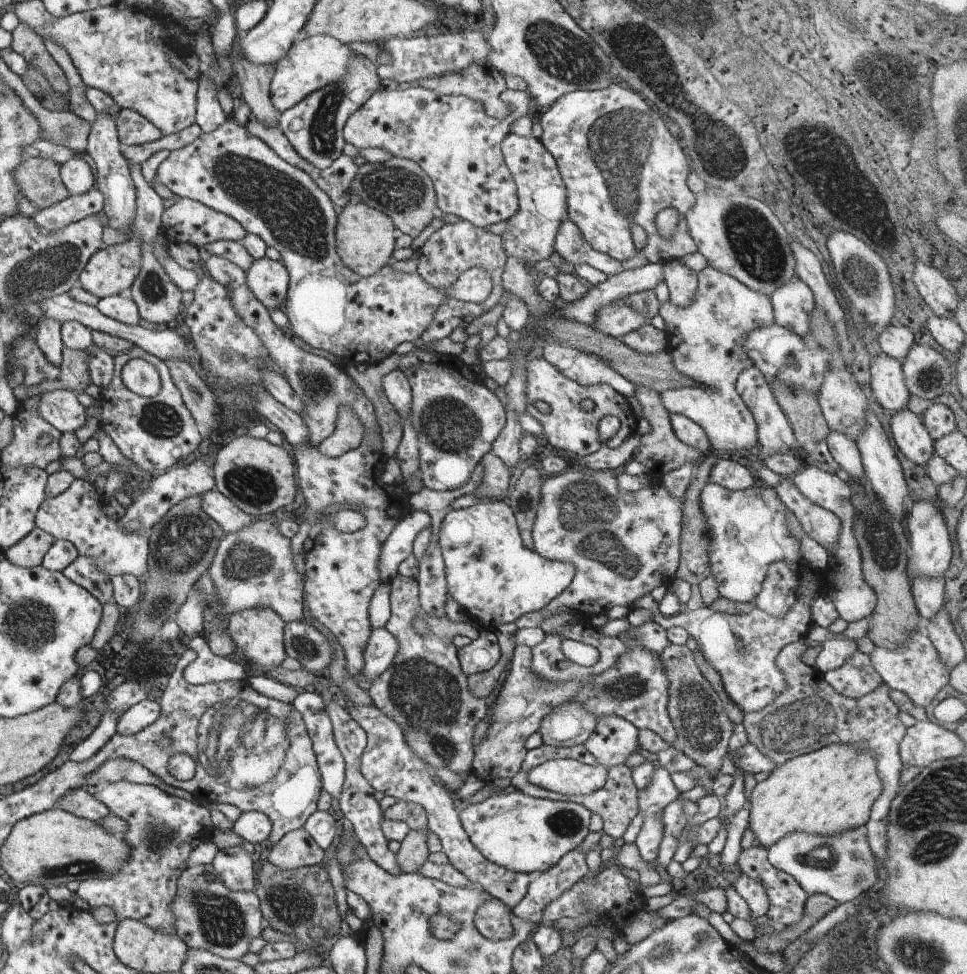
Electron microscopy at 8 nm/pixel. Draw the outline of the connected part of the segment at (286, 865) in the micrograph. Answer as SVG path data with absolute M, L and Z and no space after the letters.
M302 828L287 832L274 846L267 847L264 858L276 868L289 871L319 865L323 862L324 851Z

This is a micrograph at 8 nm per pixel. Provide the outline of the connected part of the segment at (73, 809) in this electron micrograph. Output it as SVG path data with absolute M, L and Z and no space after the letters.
M85 788L74 789L64 794L56 804L74 816L97 822L110 814L110 809L93 794L86 792Z

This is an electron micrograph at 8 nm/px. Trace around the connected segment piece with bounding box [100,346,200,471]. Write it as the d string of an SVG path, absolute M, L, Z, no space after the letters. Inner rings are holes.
M134 346L130 350L118 353L113 358L113 377L108 388L103 390L100 407L100 429L116 443L126 458L130 458L135 466L142 470L160 468L160 470L168 471L178 466L180 460L184 461L186 456L190 456L200 444L200 432L196 428L195 418L186 408L166 362L140 347ZM136 357L147 360L158 369L161 389L155 397L134 396L122 380L121 372L125 364Z

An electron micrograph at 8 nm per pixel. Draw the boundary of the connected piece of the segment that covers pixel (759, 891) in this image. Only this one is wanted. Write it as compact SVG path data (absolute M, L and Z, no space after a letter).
M739 872L733 886L737 896L742 897L747 902L752 919L767 914L770 898L761 882L754 880L750 875Z

